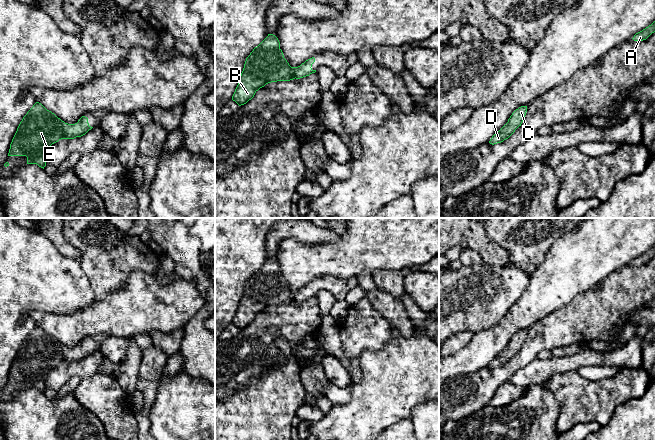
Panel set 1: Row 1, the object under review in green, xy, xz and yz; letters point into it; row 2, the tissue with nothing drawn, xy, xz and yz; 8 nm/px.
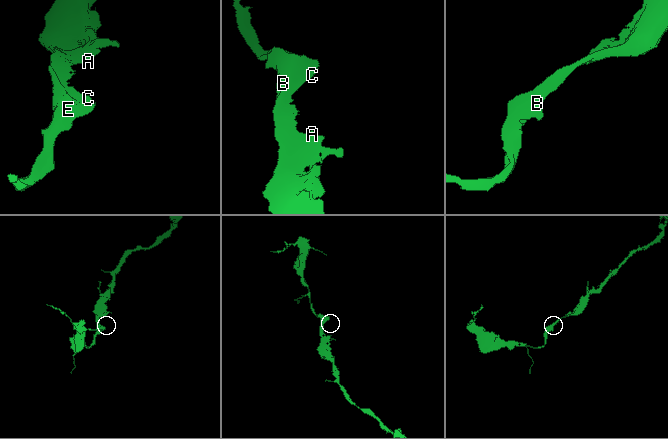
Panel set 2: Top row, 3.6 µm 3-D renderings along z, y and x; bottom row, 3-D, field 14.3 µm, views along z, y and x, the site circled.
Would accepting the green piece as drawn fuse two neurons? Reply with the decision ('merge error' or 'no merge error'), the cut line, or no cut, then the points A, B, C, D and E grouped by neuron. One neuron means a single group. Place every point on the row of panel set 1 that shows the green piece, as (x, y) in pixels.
no merge error | no cut | A B C D E

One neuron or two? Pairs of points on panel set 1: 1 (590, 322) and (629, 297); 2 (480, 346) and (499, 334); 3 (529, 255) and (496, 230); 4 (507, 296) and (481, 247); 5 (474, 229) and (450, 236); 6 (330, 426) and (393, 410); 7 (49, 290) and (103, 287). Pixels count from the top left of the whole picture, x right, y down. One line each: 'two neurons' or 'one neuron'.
1: one neuron
2: one neuron
3: one neuron
4: two neurons
5: one neuron
6: one neuron
7: two neurons

